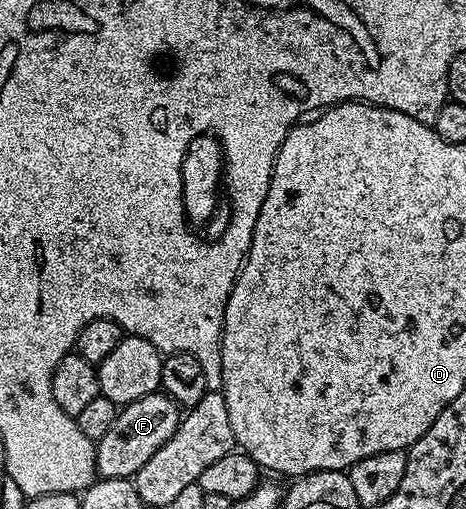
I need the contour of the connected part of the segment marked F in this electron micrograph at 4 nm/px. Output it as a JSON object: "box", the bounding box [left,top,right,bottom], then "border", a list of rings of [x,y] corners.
{"box":[95,391,180,478],"border":[[[162,391],[150,393],[145,395],[145,399],[137,399],[133,403],[122,406],[117,416],[113,419],[113,427],[109,427],[109,431],[105,431],[105,435],[95,445],[96,474],[100,478],[134,478],[135,473],[141,471],[141,467],[145,467],[145,463],[149,463],[149,459],[153,459],[153,455],[157,455],[157,451],[171,438],[173,431],[177,431],[180,420],[180,406],[176,405],[174,399],[168,397]]]}

